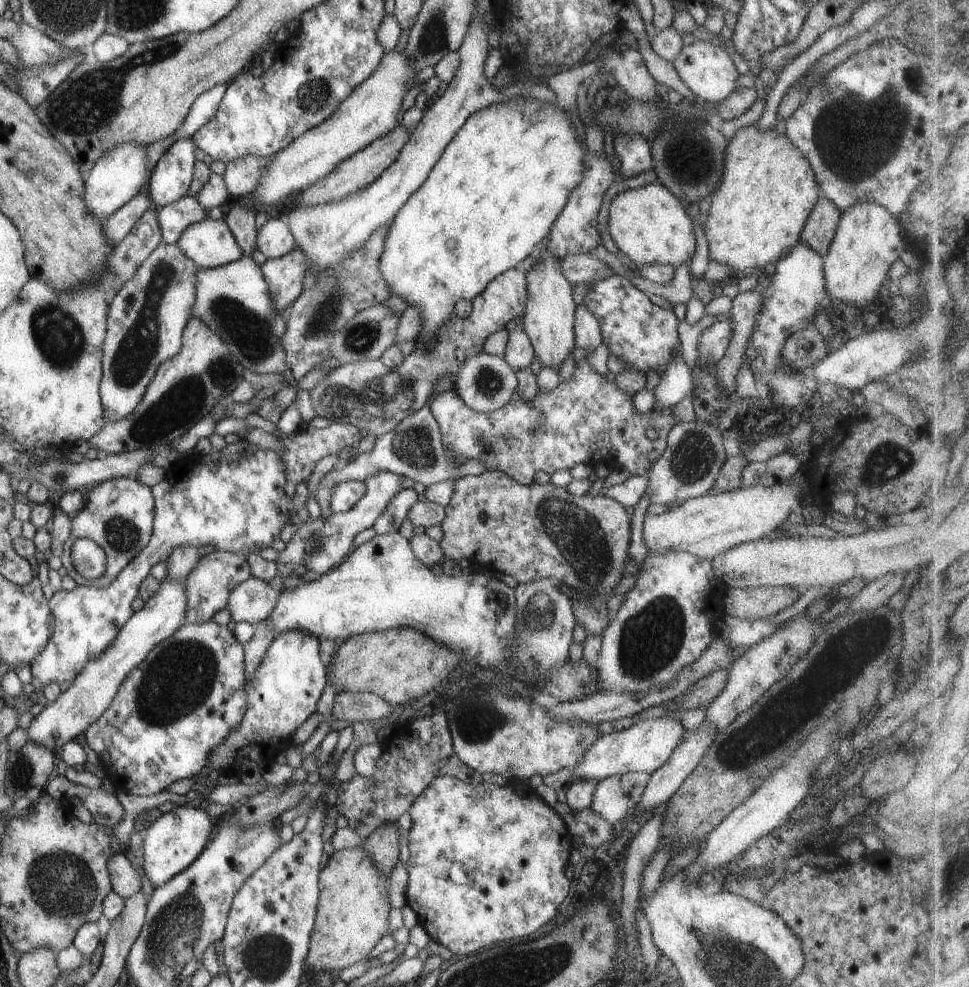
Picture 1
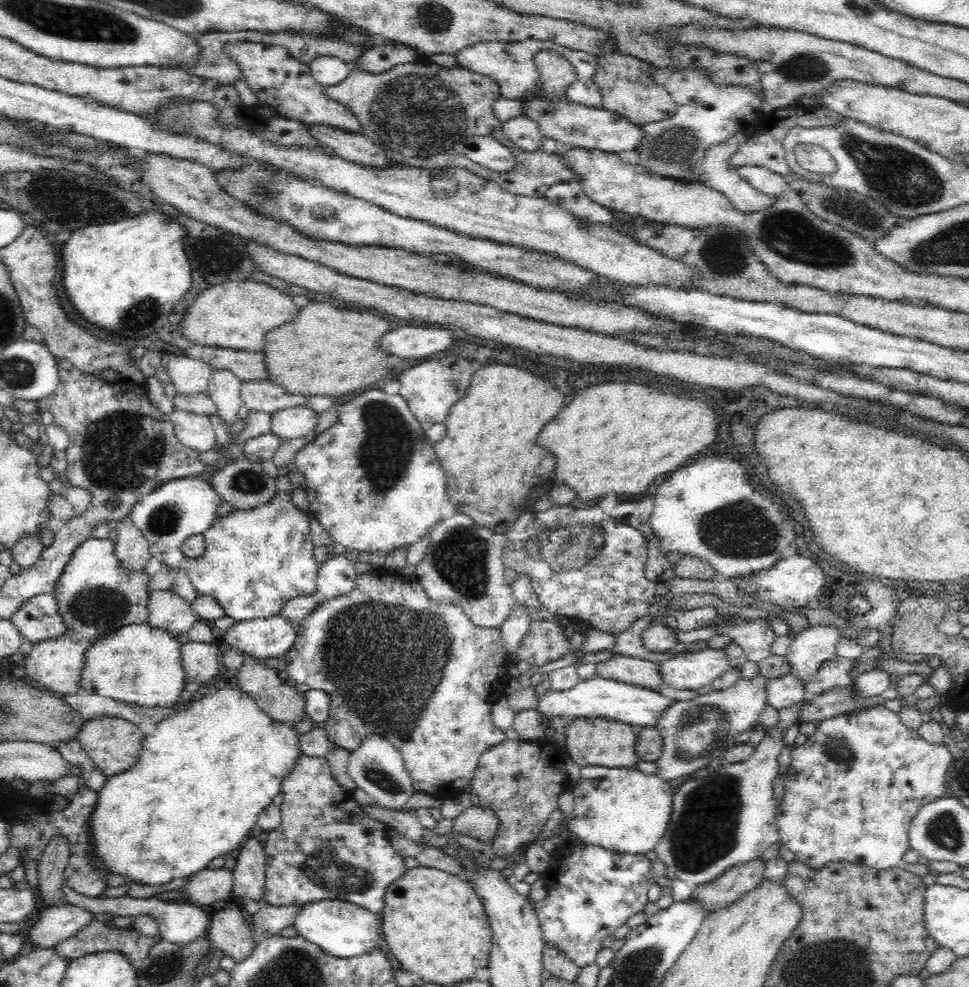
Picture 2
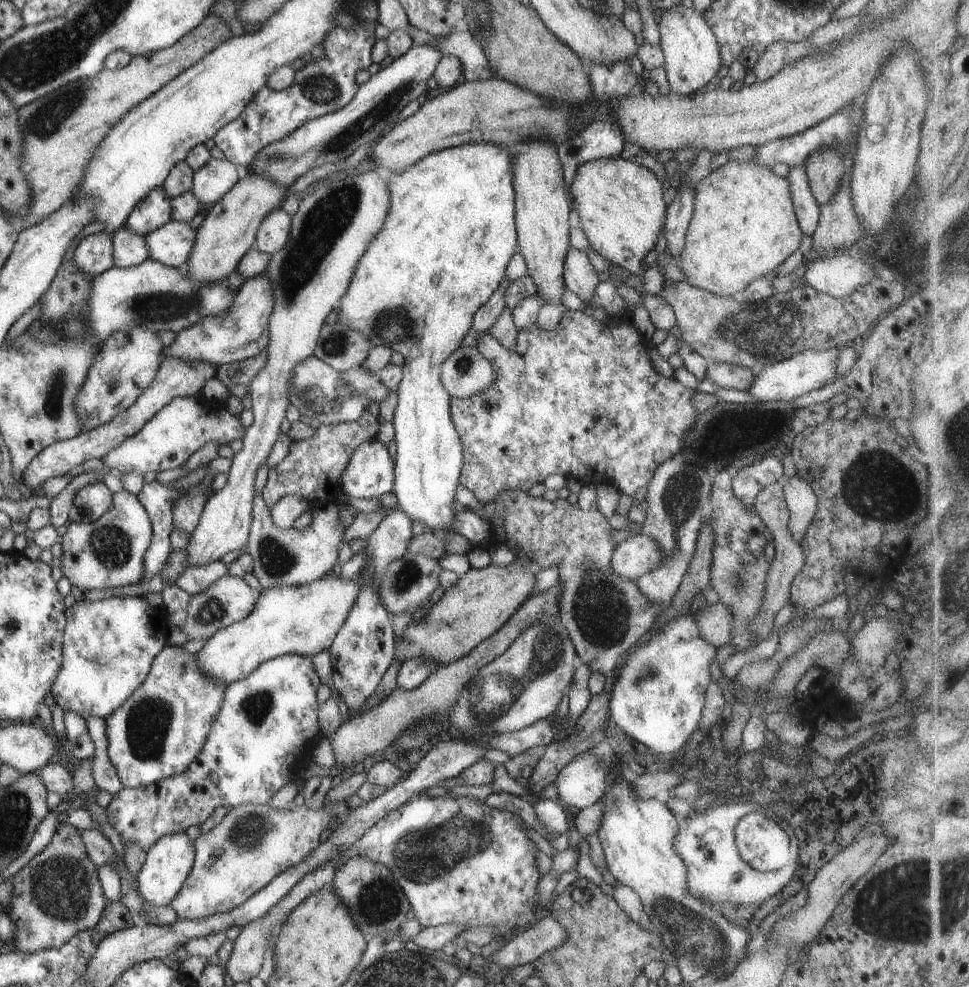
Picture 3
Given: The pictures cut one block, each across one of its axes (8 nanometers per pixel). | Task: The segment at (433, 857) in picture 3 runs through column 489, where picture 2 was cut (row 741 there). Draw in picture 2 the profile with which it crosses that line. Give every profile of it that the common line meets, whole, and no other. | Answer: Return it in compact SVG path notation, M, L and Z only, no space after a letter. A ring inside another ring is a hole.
M884 705L873 707L862 707L844 713L828 720L822 720L817 724L816 732L804 738L803 742L797 743L792 750L790 766L785 770L784 790L785 794L778 800L776 820L780 841L794 853L795 860L808 865L810 868L818 869L834 861L845 861L846 863L863 865L874 869L888 869L903 866L902 857L909 849L908 831L910 821L925 804L935 801L944 794L944 778L948 777L948 764L952 755L948 748L941 744L933 744L925 741L917 731L907 729L899 719L898 713L886 709Z

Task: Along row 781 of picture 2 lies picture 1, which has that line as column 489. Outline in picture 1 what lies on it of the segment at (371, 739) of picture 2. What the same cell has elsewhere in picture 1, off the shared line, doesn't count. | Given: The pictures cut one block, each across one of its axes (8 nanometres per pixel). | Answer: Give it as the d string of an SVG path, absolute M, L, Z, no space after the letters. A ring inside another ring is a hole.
M481 351L473 354L461 362L455 380L453 381L453 391L461 399L465 406L469 406L475 412L489 412L503 406L511 395L516 392L517 378L515 371L507 366L503 357L491 356Z

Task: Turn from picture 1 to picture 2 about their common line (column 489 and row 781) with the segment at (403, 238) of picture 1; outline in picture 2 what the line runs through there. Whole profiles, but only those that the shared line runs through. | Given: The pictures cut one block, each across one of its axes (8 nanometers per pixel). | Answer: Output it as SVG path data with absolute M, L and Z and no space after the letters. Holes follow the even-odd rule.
M230 688L220 689L215 694L202 694L196 696L191 702L181 703L176 714L168 720L162 720L158 726L143 740L143 748L136 764L116 776L107 777L102 788L97 790L97 799L94 808L87 820L87 831L90 835L90 859L94 860L96 869L102 873L122 876L129 882L142 886L164 886L173 880L186 879L202 870L209 869L209 864L229 852L237 850L241 843L247 839L248 830L257 823L260 812L266 808L273 796L279 792L283 776L291 771L295 756L299 752L297 747L298 733L292 729L291 724L274 722L245 692Z

